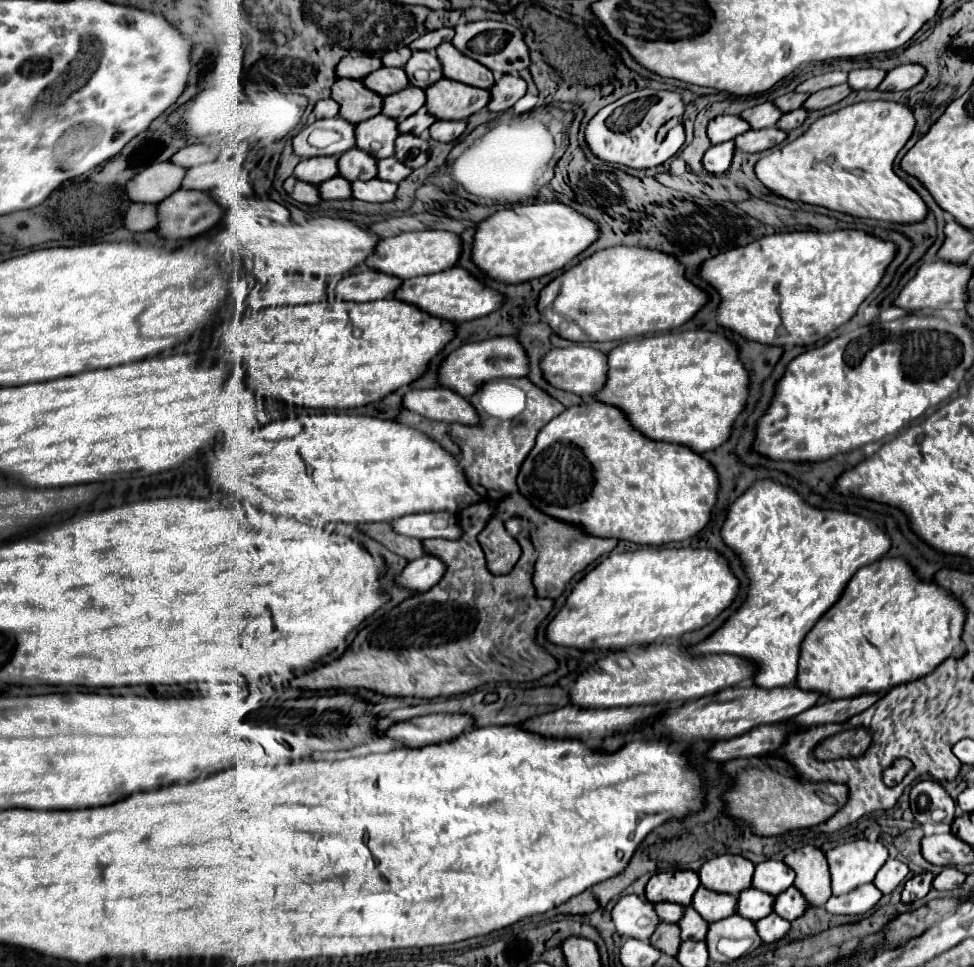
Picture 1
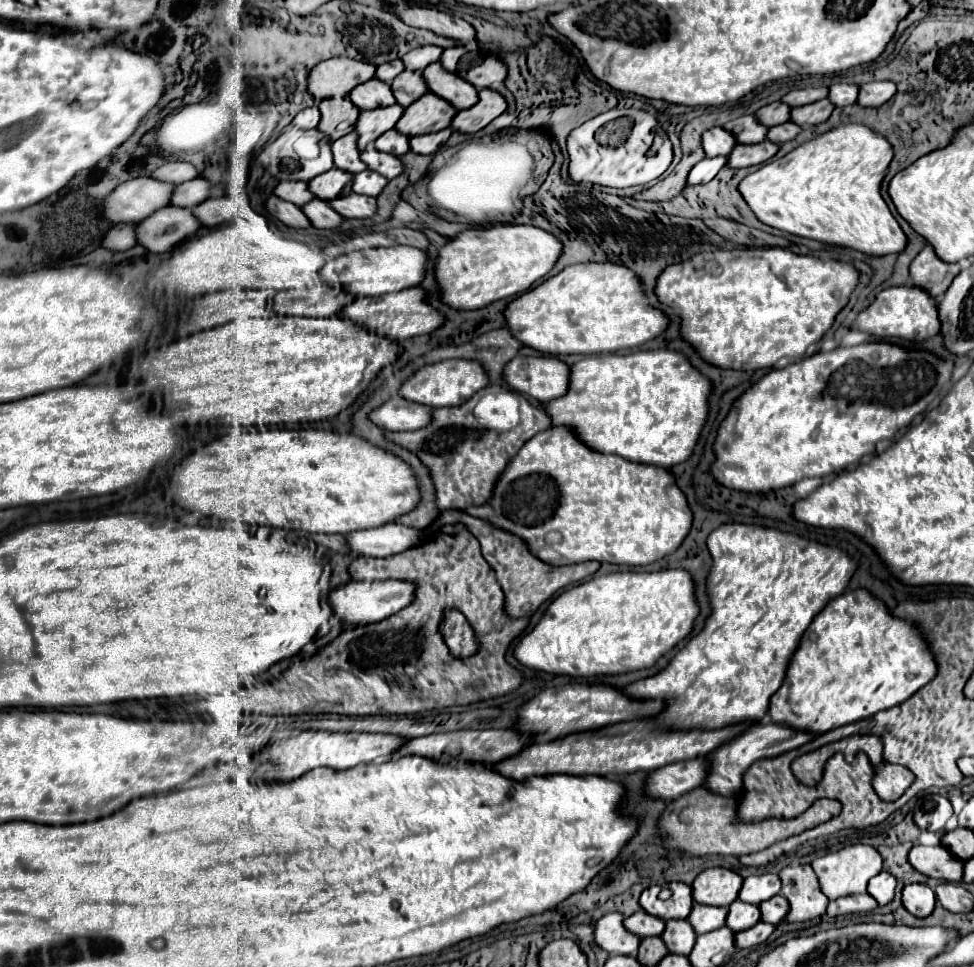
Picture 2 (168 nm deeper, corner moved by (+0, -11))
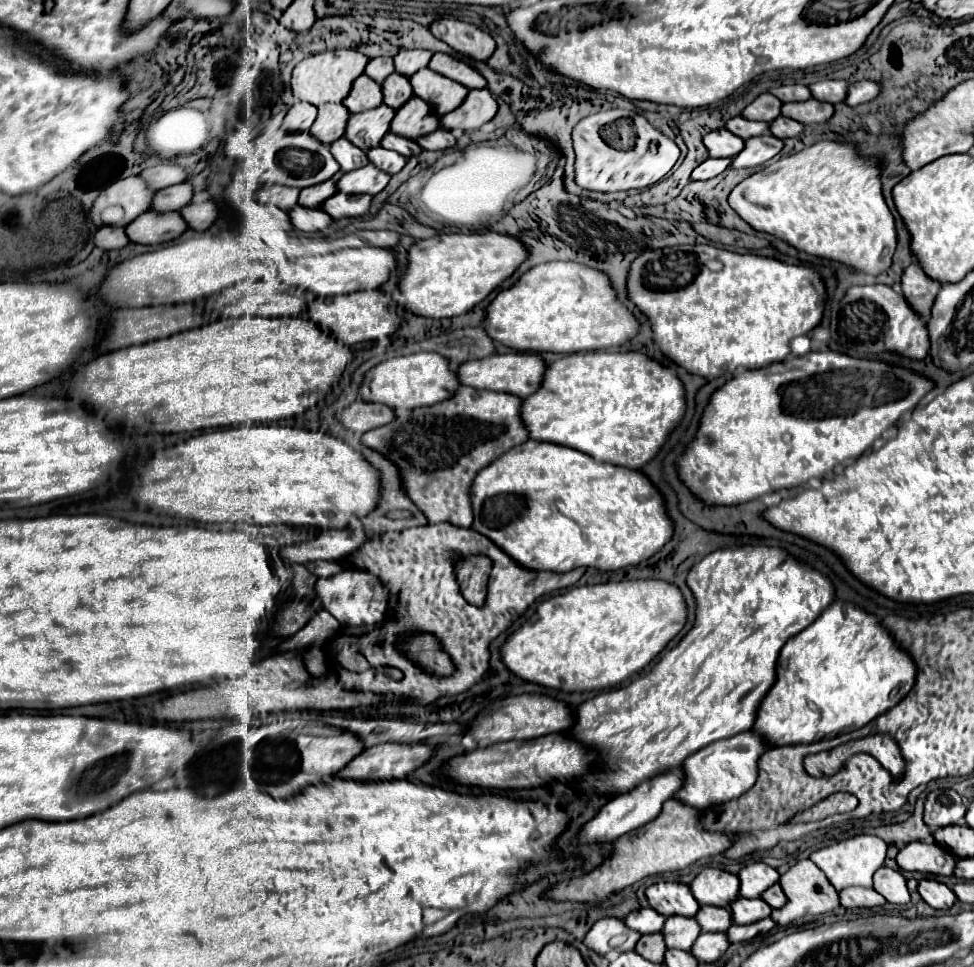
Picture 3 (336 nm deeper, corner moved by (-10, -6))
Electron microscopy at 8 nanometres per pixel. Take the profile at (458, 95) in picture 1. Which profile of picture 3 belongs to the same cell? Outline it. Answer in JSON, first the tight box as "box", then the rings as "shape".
{"box":[391,96,441,140],"shape":[[[413,96],[409,102],[405,102],[405,106],[397,110],[391,132],[417,140],[419,136],[425,136],[437,130],[439,126],[441,122],[439,122],[439,116],[433,112],[433,108],[425,100]]]}

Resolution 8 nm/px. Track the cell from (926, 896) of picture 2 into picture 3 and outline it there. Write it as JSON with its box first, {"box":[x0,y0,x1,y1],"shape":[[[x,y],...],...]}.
{"box":[917,880,957,910],"shape":[[[921,880],[917,886],[921,898],[935,910],[949,910],[953,902],[957,900],[953,890],[949,890],[945,884],[937,880]]]}

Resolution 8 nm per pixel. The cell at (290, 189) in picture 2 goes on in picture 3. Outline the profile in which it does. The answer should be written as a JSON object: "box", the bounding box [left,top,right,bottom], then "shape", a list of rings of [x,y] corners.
{"box":[259,186,299,210],"shape":[[[265,186],[259,190],[259,200],[265,204],[273,204],[273,206],[287,206],[287,210],[291,210],[297,200],[299,200],[299,190],[291,188],[291,186]]]}

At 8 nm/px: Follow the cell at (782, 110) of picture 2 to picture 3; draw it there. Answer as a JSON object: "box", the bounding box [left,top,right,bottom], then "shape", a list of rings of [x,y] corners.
{"box":[743,92,783,122],"shape":[[[765,92],[761,96],[757,96],[745,110],[743,110],[743,116],[749,118],[749,120],[765,120],[765,122],[773,122],[777,116],[781,116],[781,106],[783,102]]]}

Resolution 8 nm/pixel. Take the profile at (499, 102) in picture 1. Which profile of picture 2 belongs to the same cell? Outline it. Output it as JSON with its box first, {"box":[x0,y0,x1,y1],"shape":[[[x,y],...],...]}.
{"box":[451,89,507,133],"shape":[[[481,89],[477,105],[459,111],[451,123],[451,129],[461,133],[477,133],[483,127],[487,127],[495,117],[499,117],[505,109],[507,109],[507,101],[499,93],[491,89]]]}

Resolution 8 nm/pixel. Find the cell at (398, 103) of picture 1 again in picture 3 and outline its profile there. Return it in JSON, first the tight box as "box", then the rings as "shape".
{"box":[345,104,397,150],"shape":[[[381,104],[373,110],[353,114],[349,118],[345,138],[349,138],[349,142],[353,142],[361,150],[379,146],[381,138],[389,132],[389,124],[391,124],[395,112],[397,112],[395,108]]]}

